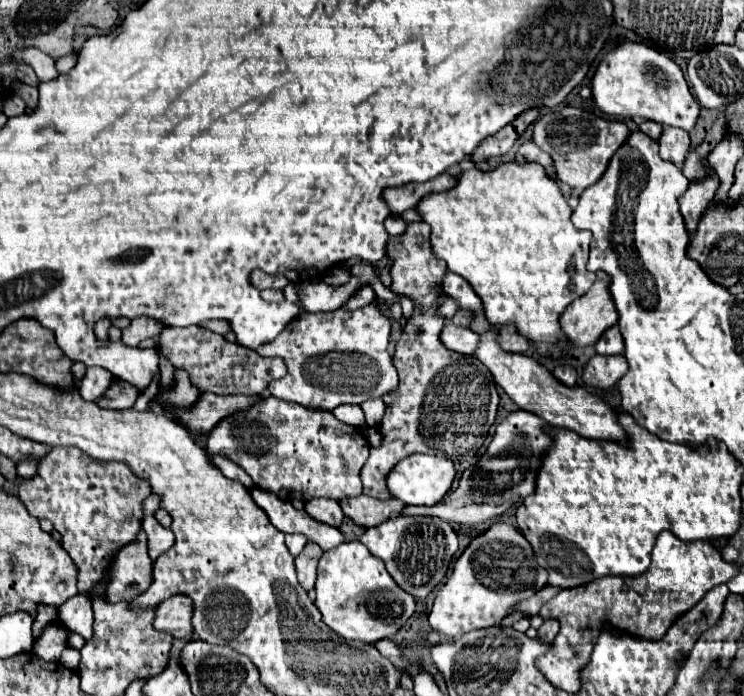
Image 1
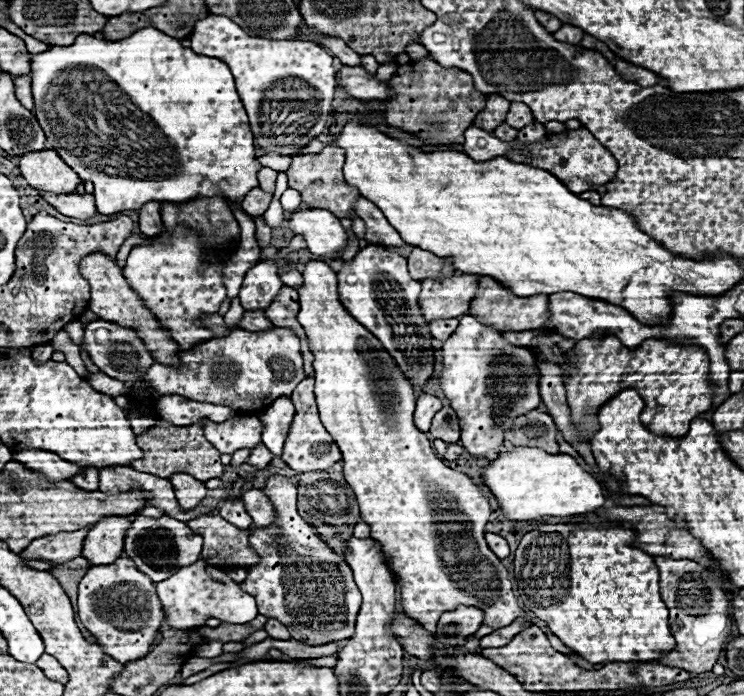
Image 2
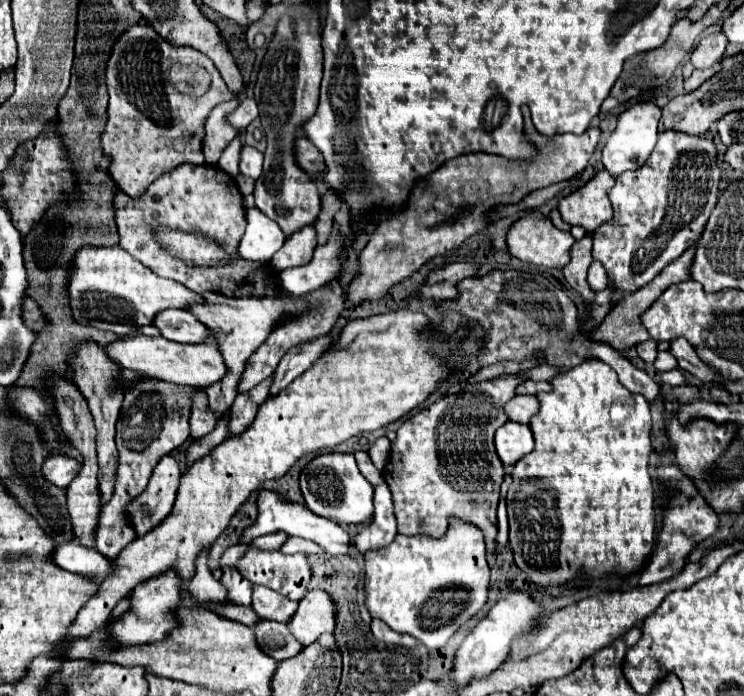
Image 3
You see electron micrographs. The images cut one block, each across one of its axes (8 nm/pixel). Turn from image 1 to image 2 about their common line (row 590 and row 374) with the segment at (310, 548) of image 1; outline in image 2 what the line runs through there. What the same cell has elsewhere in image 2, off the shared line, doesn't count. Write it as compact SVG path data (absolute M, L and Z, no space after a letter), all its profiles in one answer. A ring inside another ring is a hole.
M284 286L282 292L278 292L278 296L272 300L272 304L264 310L266 318L274 324L274 326L284 326L296 332L296 336L300 338L300 350L302 350L302 358L304 358L304 372L306 376L312 374L312 354L308 352L308 338L302 330L302 326L298 324L298 292L290 286Z

